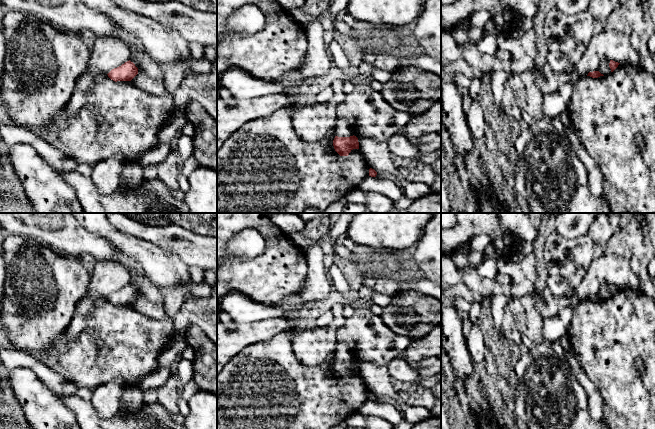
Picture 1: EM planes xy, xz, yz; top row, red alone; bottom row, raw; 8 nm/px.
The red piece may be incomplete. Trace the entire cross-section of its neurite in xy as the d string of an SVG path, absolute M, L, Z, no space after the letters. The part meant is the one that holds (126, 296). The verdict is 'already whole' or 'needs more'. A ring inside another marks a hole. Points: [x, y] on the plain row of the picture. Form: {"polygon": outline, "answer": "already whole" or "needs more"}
{"polygon": "M130 284L121 290L112 293L107 299L108 301L117 305L131 305L138 298L138 292Z", "answer": "already whole"}

